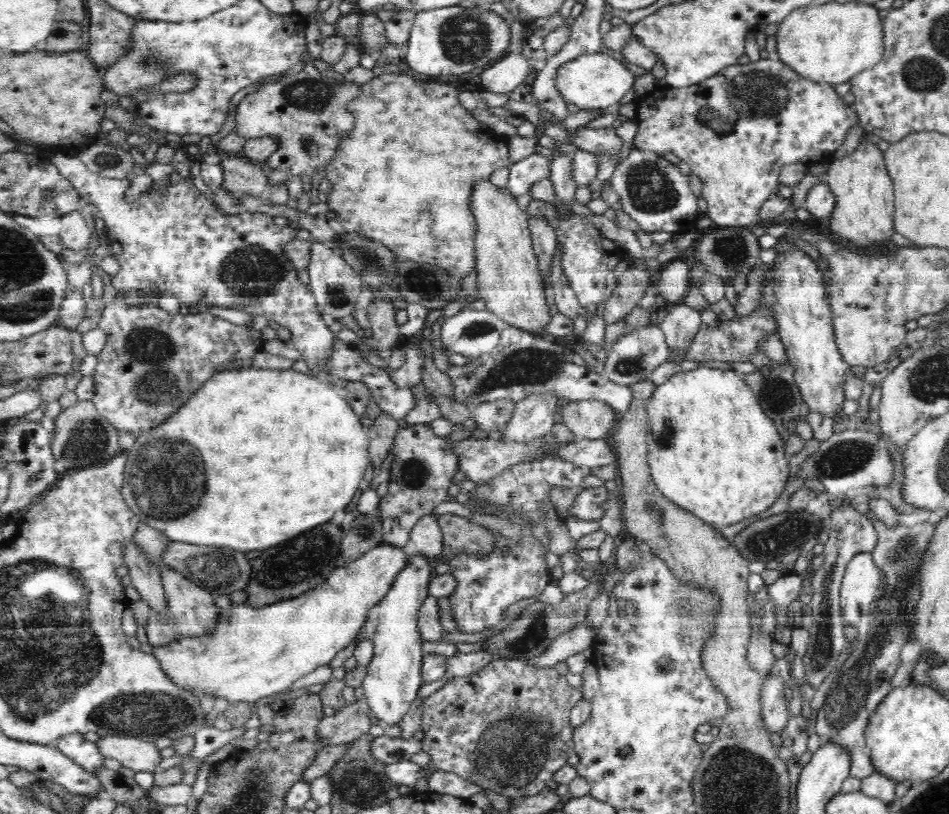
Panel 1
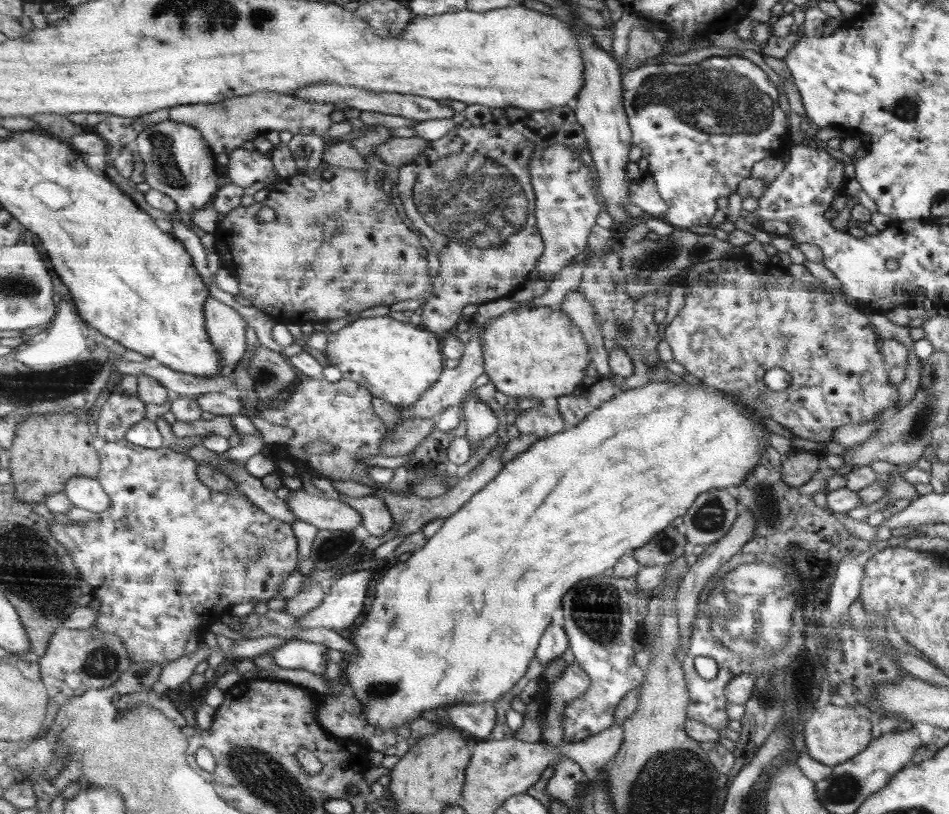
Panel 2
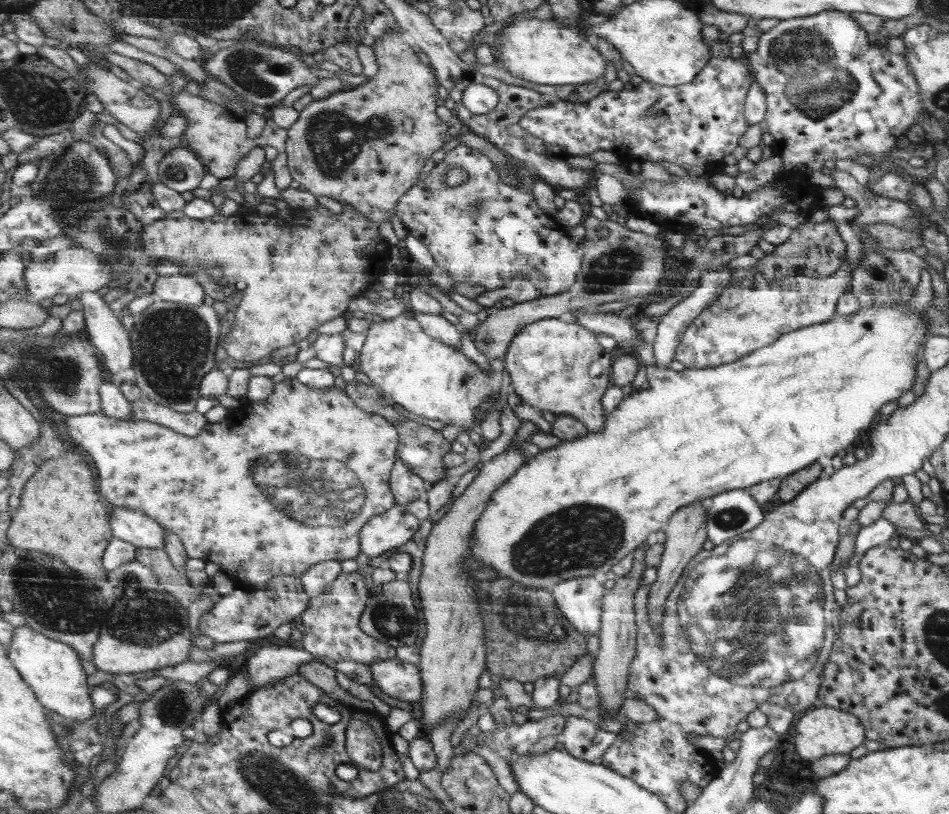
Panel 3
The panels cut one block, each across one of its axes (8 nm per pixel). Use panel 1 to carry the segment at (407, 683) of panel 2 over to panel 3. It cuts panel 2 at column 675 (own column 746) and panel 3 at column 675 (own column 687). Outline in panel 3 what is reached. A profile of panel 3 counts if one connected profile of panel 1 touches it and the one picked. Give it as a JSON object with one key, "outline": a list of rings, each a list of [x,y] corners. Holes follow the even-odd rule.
{"outline":[[[910,299],[900,305],[884,305],[882,307],[860,308],[848,315],[836,315],[832,320],[818,325],[810,325],[784,334],[779,341],[764,349],[756,350],[739,358],[738,361],[727,365],[714,366],[704,369],[684,369],[674,371],[669,368],[647,365],[647,383],[632,394],[624,396],[614,412],[608,413],[607,424],[600,432],[589,431],[586,436],[578,436],[574,440],[563,440],[553,448],[540,451],[532,456],[499,488],[491,498],[490,504],[478,520],[475,527],[475,536],[471,544],[474,546],[474,555],[482,560],[484,565],[496,569],[496,578],[511,578],[514,582],[525,587],[543,588],[551,591],[560,581],[578,577],[593,577],[611,570],[612,566],[622,560],[629,552],[638,549],[644,541],[651,540],[661,528],[665,528],[671,517],[684,505],[690,505],[700,499],[712,498],[724,491],[750,488],[763,481],[773,481],[776,478],[789,477],[807,466],[815,464],[820,456],[833,458],[838,450],[852,444],[852,440],[860,434],[860,430],[870,428],[878,410],[909,392],[914,386],[916,362],[922,340],[931,334],[931,322],[926,318],[925,310],[921,312],[910,309]]]}

